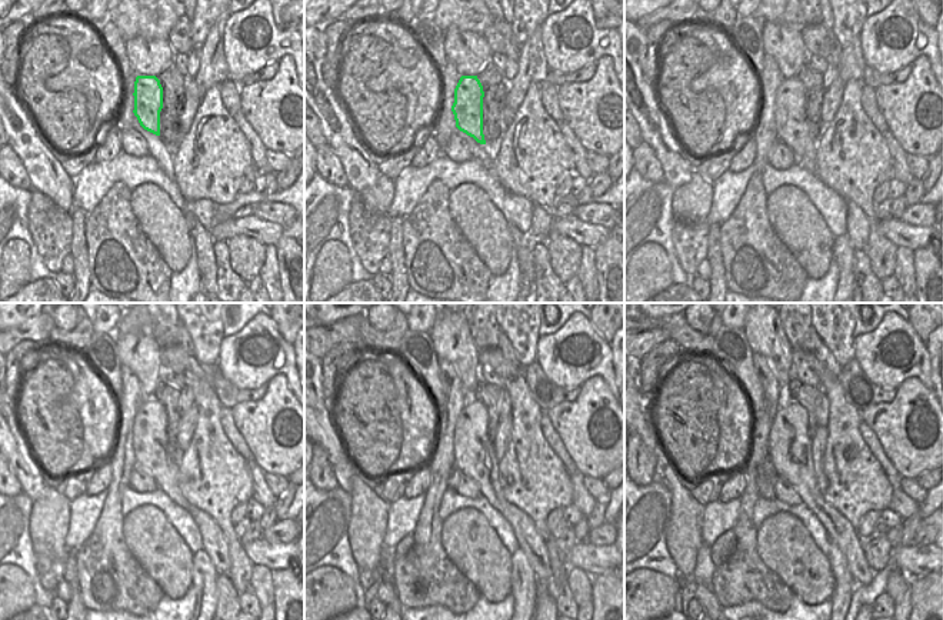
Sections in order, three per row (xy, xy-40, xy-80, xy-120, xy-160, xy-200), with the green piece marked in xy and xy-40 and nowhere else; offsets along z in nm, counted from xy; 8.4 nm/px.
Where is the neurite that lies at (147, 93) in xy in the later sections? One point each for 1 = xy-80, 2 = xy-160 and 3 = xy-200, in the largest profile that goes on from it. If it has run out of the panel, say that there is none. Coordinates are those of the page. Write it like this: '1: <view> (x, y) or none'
1: xy-80 (792, 129)
2: xy-160 (475, 456)
3: xy-200 (789, 442)

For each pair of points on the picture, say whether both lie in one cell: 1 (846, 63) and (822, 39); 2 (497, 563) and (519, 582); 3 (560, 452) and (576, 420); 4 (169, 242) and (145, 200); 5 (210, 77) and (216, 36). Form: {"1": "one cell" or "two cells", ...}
{"1": "two cells", "2": "two cells", "3": "two cells", "4": "one cell", "5": "one cell"}

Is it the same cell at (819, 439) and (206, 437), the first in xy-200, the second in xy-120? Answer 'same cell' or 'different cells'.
different cells

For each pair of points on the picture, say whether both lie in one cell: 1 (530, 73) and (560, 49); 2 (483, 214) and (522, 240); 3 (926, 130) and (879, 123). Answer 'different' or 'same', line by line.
1: different
2: different
3: different

